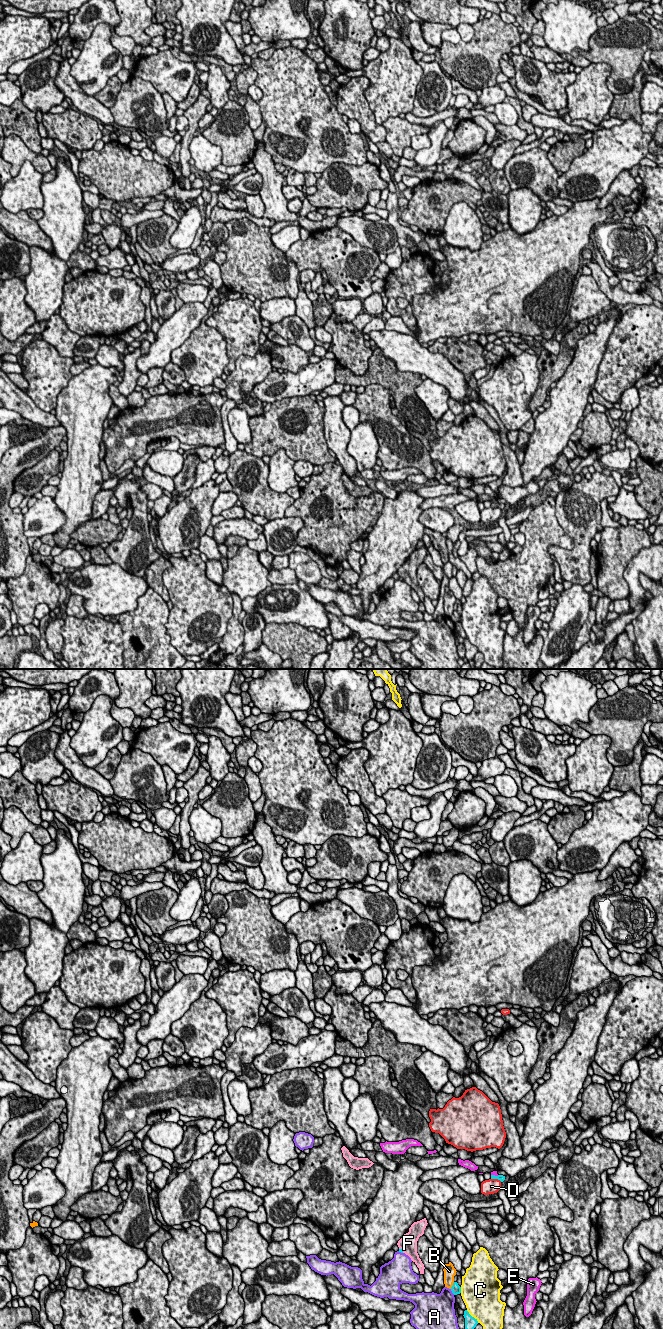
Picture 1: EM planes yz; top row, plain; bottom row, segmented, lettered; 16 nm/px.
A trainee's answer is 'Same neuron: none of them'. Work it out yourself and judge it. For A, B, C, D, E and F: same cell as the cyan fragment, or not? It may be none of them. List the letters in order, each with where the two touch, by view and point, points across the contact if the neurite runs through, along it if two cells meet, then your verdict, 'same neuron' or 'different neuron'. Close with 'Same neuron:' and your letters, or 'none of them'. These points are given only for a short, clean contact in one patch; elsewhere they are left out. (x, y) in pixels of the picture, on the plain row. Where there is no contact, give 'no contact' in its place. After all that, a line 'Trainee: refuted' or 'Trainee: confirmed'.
A: contact yz (452, 620); different neuron
B: contact yz (453, 613); different neuron
C: contact yz (471, 644); different neuron
D: contact yz (496, 506); different neuron
E: contact yz (494, 503); border yz (491, 502), (498, 503); different neuron
F: contact yz (402, 578); different neuron
Same neuron: none of them
Trainee: confirmed

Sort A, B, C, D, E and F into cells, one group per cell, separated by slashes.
A / B / C / D / E / F

